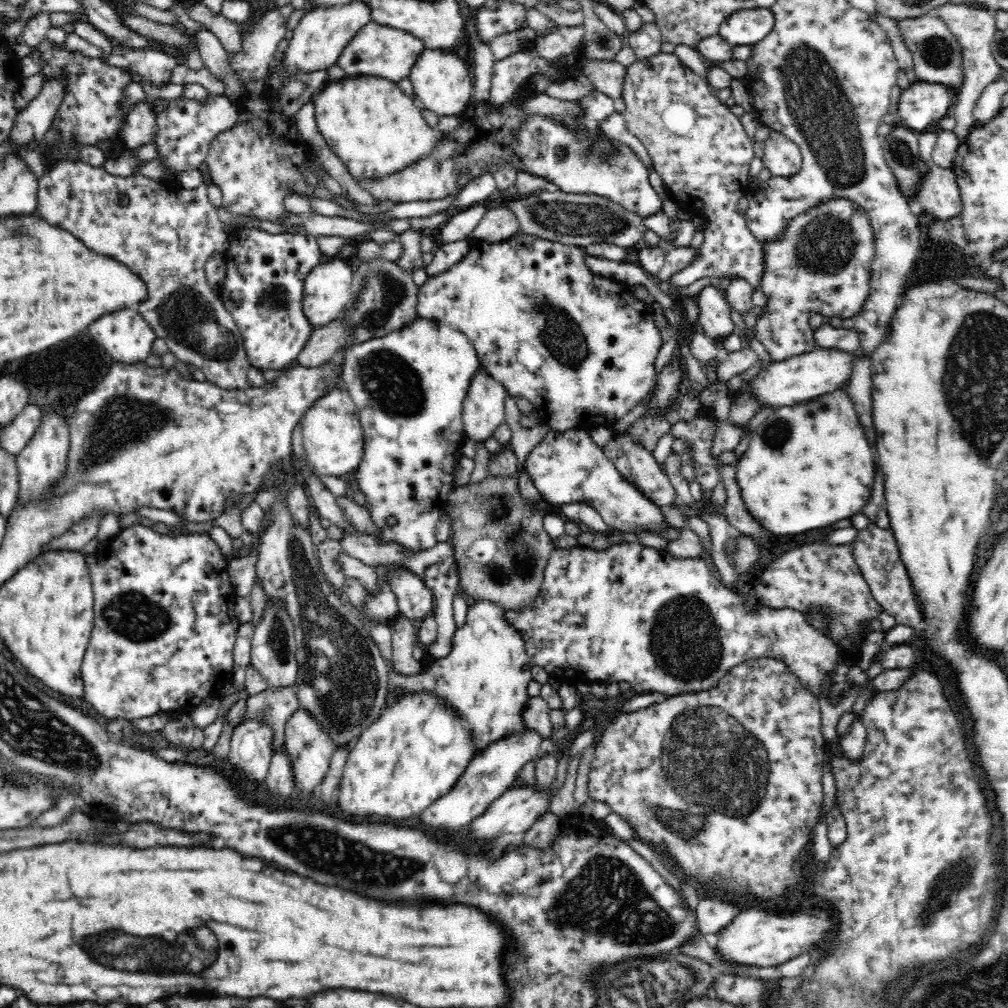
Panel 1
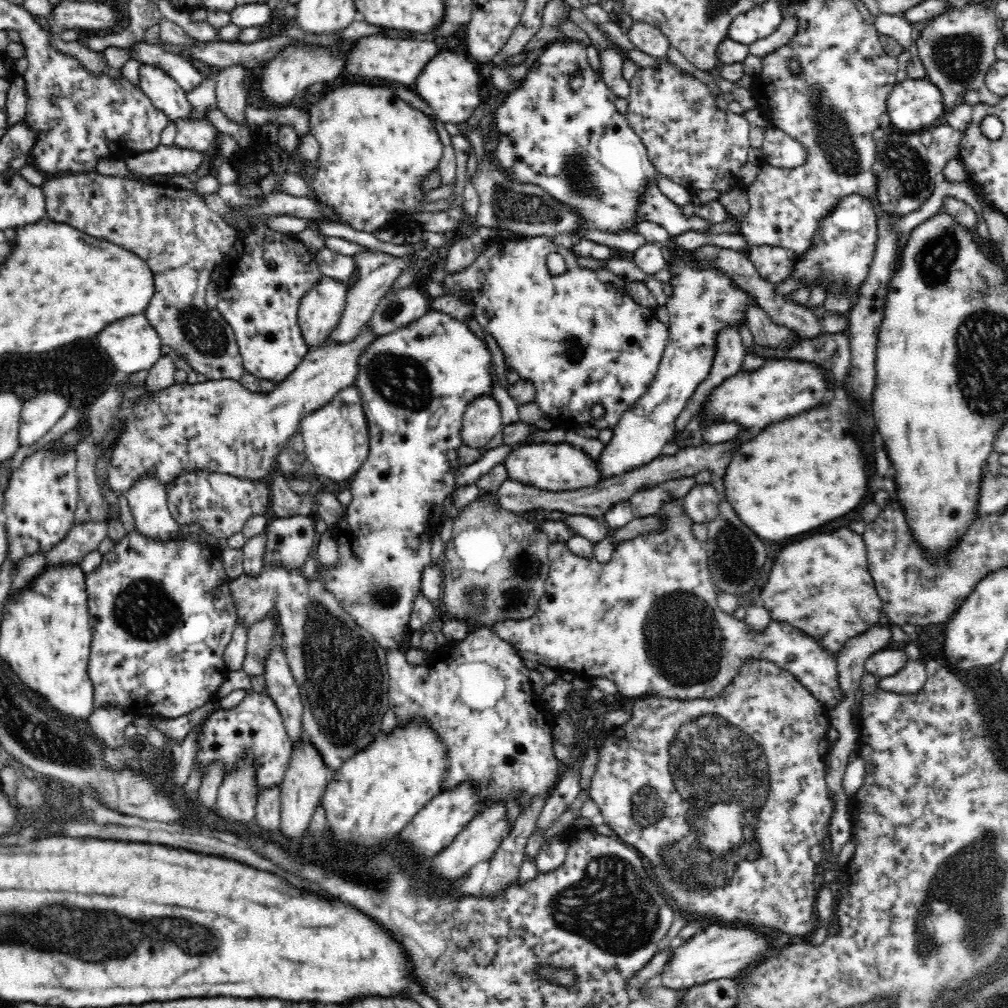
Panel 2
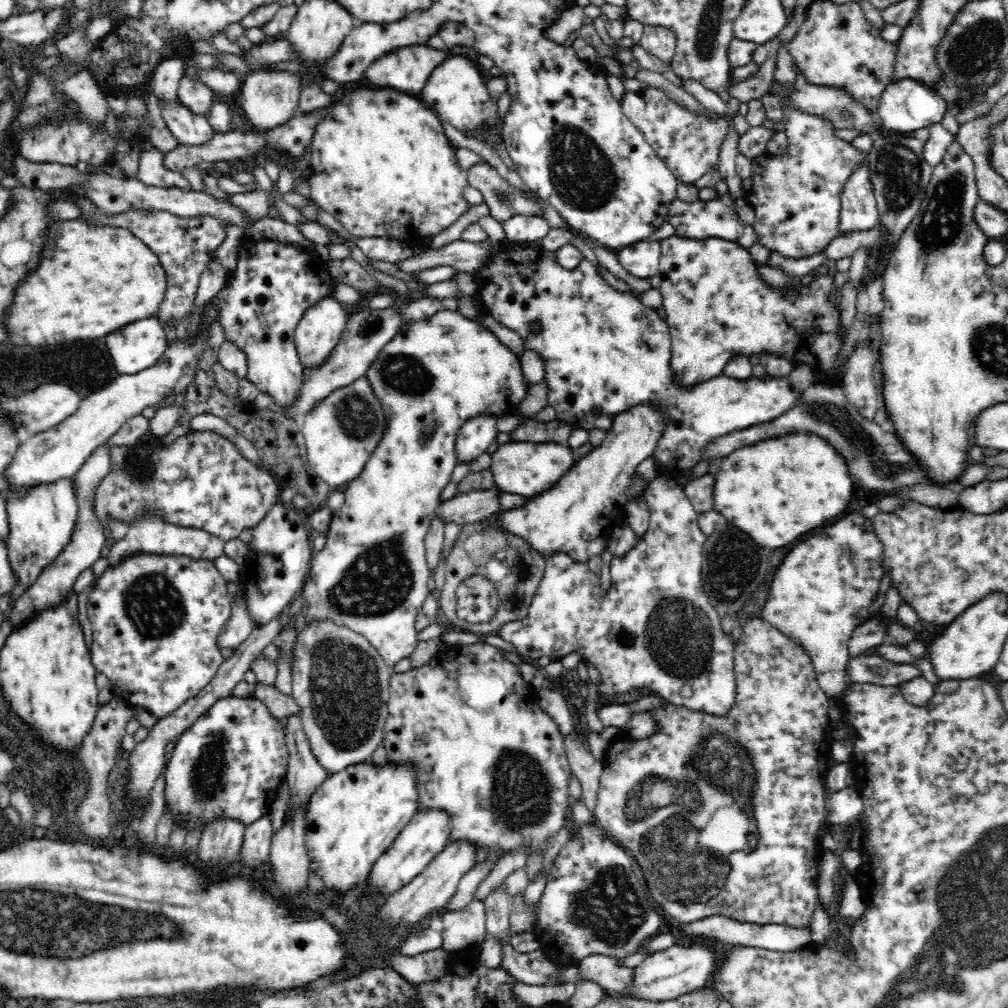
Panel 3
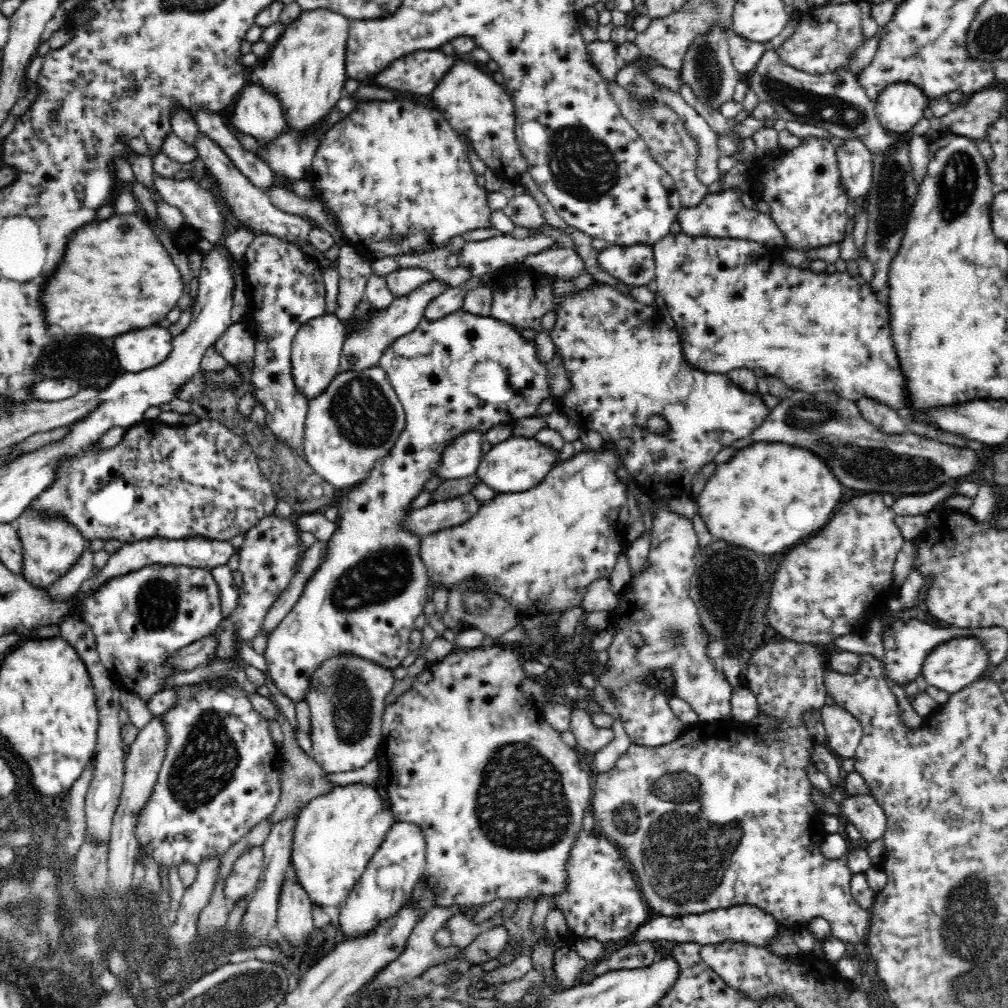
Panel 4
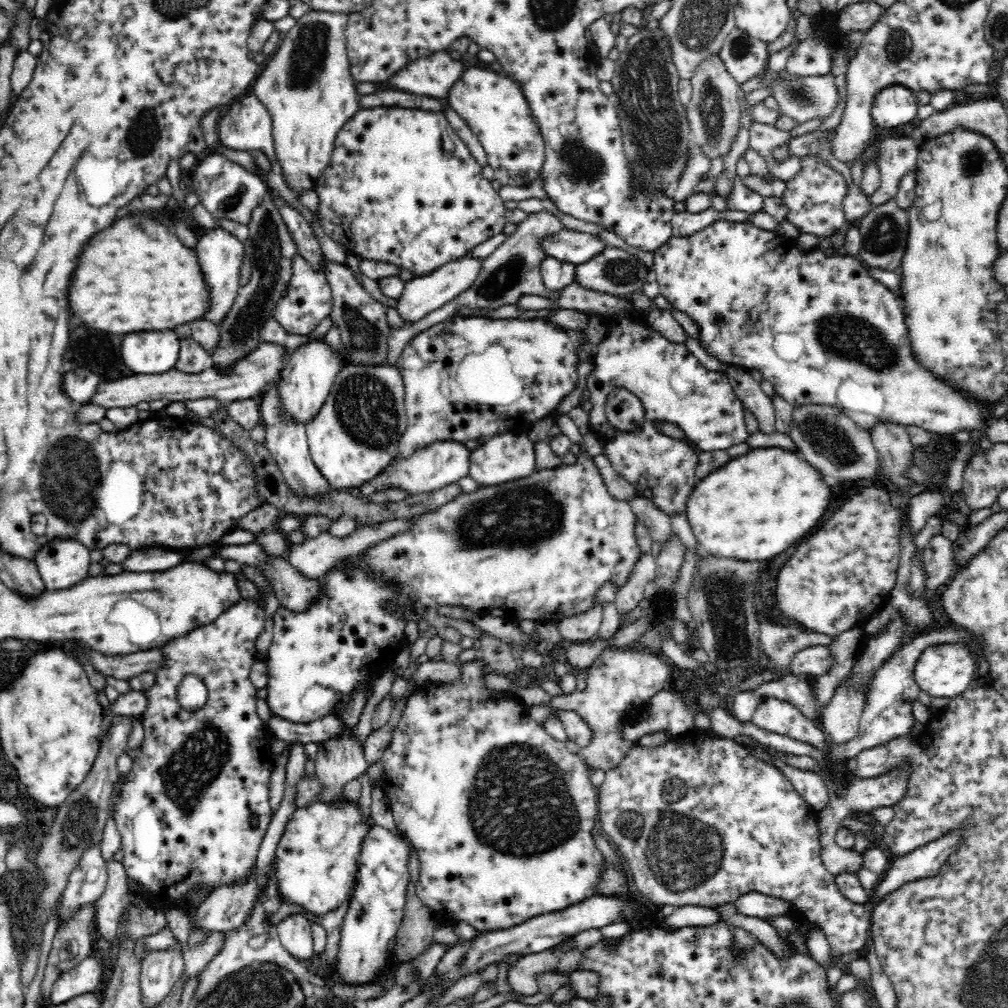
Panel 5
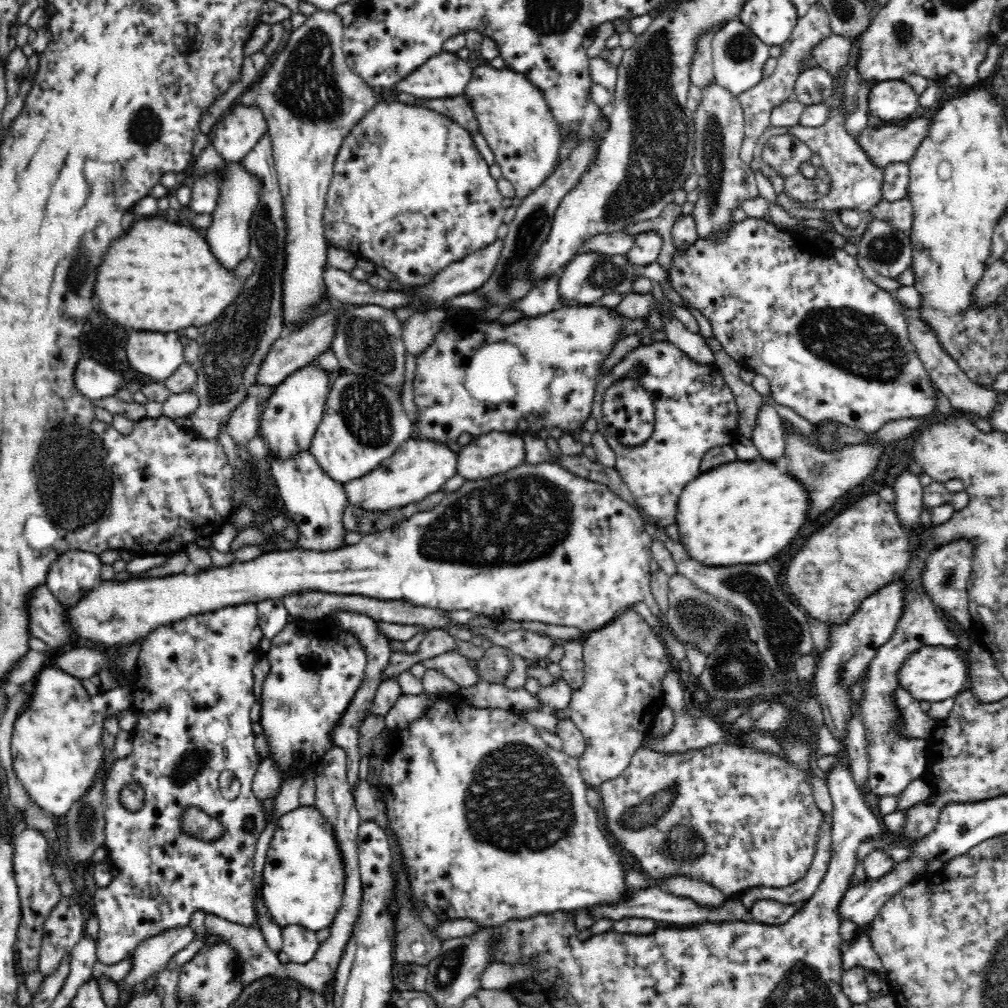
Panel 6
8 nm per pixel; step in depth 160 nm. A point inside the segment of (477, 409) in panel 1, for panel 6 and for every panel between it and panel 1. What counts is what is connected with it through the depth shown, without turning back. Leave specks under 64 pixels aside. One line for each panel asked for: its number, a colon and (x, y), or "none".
2: (481, 421)
3: (476, 435)
4: (462, 457)
5: (440, 464)
6: (419, 468)

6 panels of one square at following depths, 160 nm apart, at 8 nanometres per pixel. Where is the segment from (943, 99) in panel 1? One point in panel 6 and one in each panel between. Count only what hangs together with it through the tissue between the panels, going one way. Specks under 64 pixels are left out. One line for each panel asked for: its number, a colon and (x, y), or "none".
2: (914, 105)
3: (907, 104)
4: (900, 106)
5: (895, 105)
6: (893, 100)

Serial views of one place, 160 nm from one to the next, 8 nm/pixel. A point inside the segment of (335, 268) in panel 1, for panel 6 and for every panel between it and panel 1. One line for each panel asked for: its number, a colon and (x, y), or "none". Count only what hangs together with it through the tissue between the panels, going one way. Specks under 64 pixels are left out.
2: (322, 306)
3: (319, 330)
4: (316, 349)
5: (310, 370)
6: (291, 414)

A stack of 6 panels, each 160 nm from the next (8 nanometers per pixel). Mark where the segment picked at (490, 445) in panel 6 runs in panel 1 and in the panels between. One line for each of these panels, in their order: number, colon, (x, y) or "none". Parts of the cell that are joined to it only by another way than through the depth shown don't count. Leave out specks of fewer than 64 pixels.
1: (566, 467)
2: (554, 467)
3: (527, 468)
4: (518, 464)
5: (507, 457)

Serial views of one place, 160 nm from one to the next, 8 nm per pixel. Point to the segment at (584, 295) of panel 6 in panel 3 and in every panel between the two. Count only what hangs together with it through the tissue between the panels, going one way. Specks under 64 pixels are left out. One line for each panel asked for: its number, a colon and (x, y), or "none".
3: (642, 259)
4: (635, 266)
5: (615, 271)

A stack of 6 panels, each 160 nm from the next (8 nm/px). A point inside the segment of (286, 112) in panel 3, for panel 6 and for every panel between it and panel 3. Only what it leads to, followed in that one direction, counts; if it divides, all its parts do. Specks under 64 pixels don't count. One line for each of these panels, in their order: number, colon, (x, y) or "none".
4: (259, 113)
5: (246, 124)
6: (237, 132)

